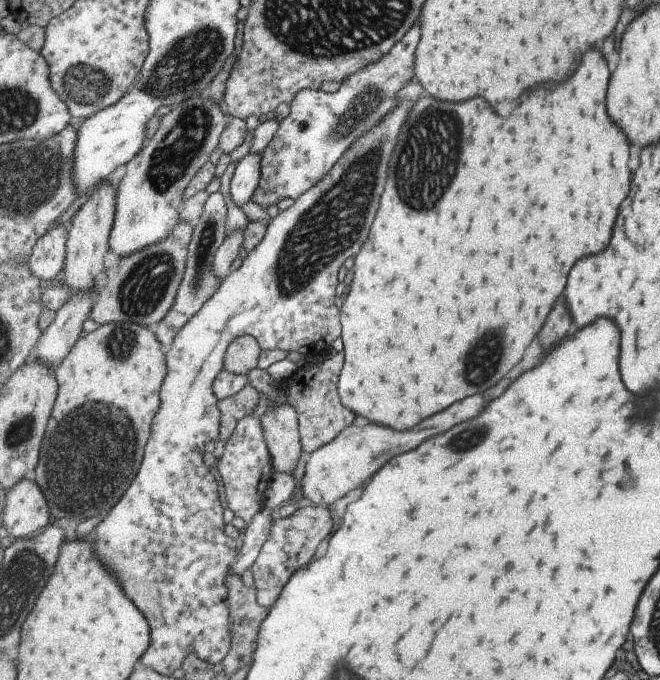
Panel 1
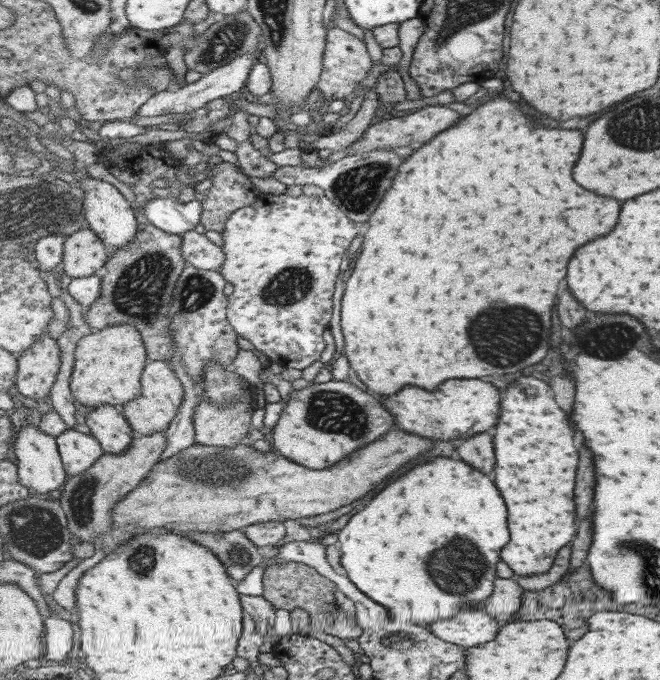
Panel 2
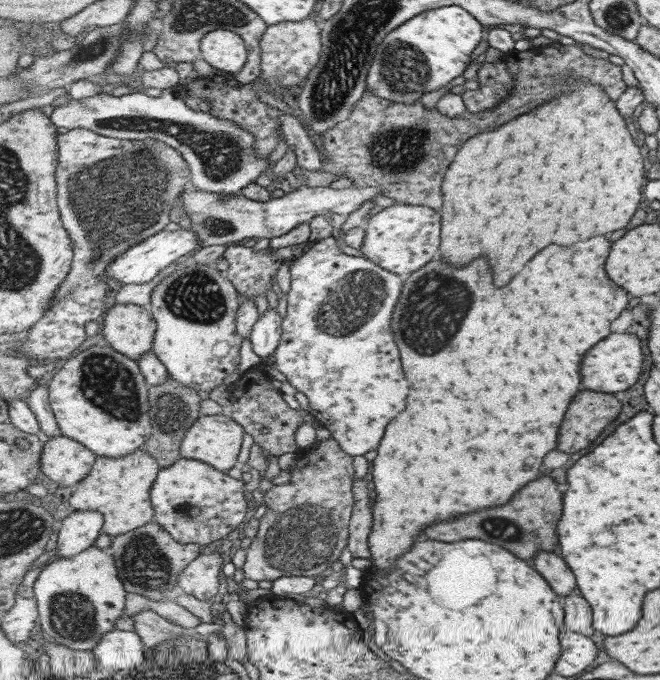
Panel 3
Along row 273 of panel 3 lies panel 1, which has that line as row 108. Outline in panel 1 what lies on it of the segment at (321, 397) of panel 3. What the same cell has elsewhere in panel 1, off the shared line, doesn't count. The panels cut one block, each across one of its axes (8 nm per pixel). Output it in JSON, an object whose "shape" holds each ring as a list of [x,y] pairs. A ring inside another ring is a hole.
{"shape":[[[422,16],[403,40],[399,41],[385,57],[347,78],[334,93],[305,89],[295,97],[290,106],[290,113],[280,122],[273,142],[270,142],[263,152],[262,180],[253,198],[255,204],[266,210],[269,205],[277,204],[283,198],[295,200],[301,197],[330,173],[330,170],[342,160],[343,154],[351,150],[351,146],[359,142],[359,138],[363,138],[363,134],[369,134],[371,130],[375,130],[375,126],[379,126],[379,122],[383,122],[387,114],[395,112],[395,108],[399,106],[399,98],[395,97],[397,91],[418,76],[415,72],[415,62],[418,61],[418,48],[422,40],[421,20],[423,20]]]}

